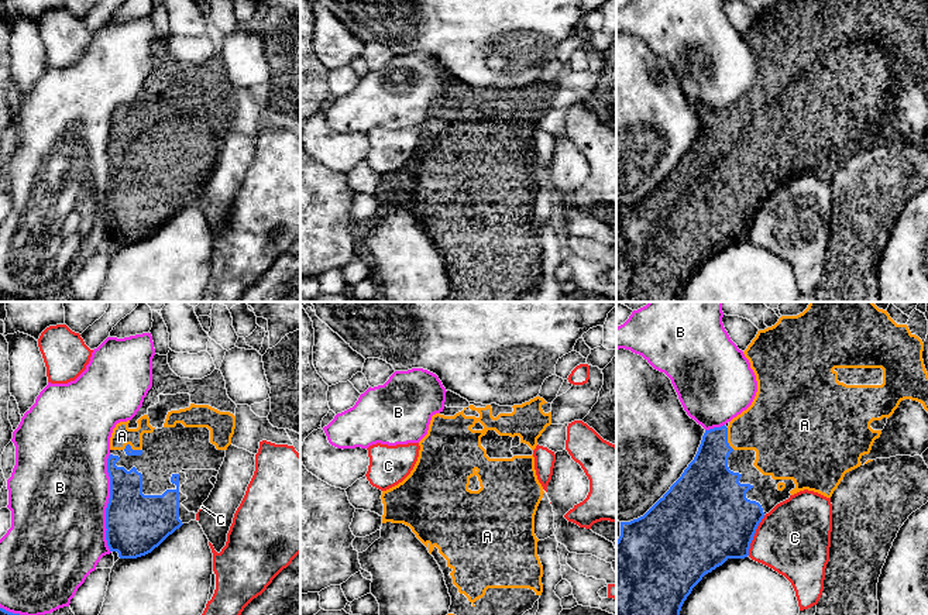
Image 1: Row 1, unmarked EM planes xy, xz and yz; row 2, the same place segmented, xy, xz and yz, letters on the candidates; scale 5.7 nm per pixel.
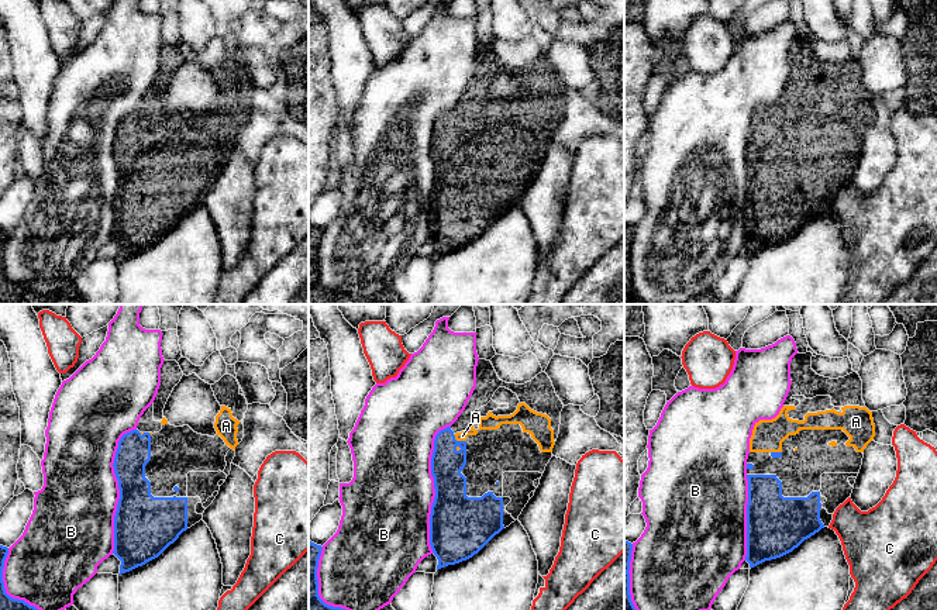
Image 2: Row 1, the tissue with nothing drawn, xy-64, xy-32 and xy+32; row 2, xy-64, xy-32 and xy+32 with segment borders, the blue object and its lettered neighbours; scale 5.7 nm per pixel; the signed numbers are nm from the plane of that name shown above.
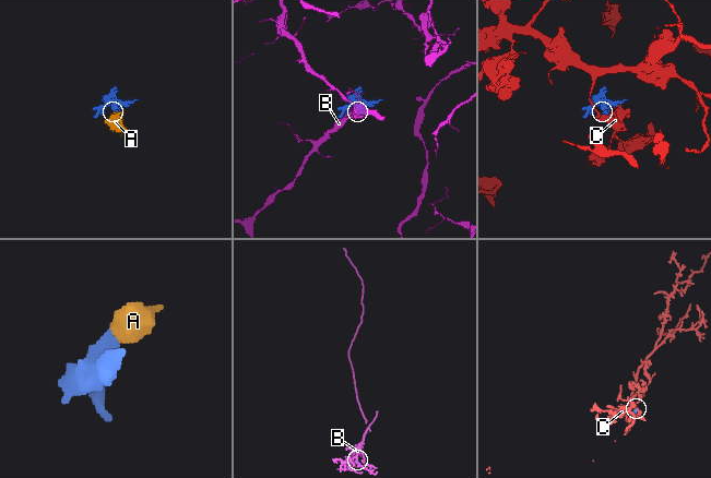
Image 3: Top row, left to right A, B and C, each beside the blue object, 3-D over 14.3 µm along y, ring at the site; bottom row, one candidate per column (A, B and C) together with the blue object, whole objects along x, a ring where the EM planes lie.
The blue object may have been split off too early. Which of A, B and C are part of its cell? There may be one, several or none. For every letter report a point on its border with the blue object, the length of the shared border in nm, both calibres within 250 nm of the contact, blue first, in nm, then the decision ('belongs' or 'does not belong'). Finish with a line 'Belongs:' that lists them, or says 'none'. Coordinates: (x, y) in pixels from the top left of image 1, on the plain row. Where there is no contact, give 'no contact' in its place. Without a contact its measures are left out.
A: yz (727, 123) | 130 nm | 260/320 nm | belongs
B: xy (107, 188) | 550 nm | 340/500 nm | does not belong
C: yz (753, 219) | 260 nm | 460/420 nm | does not belong
Belongs: A

